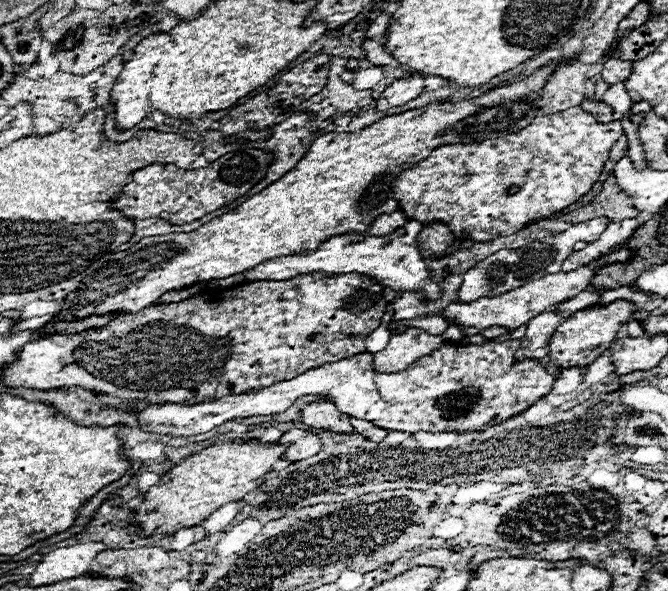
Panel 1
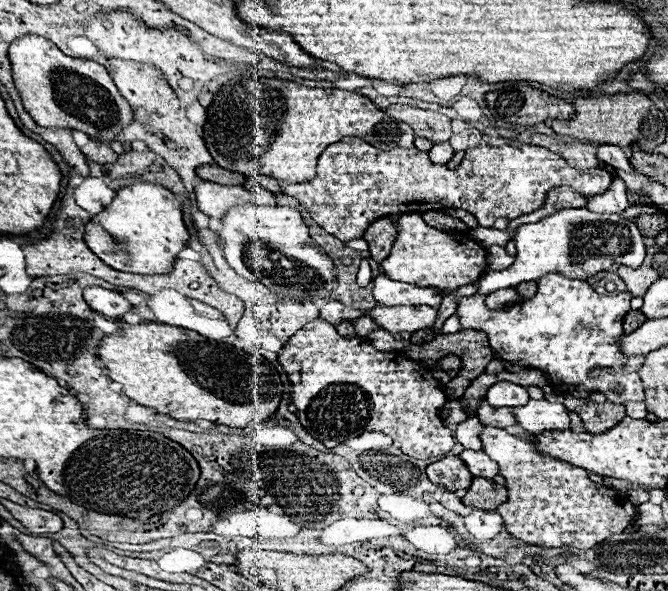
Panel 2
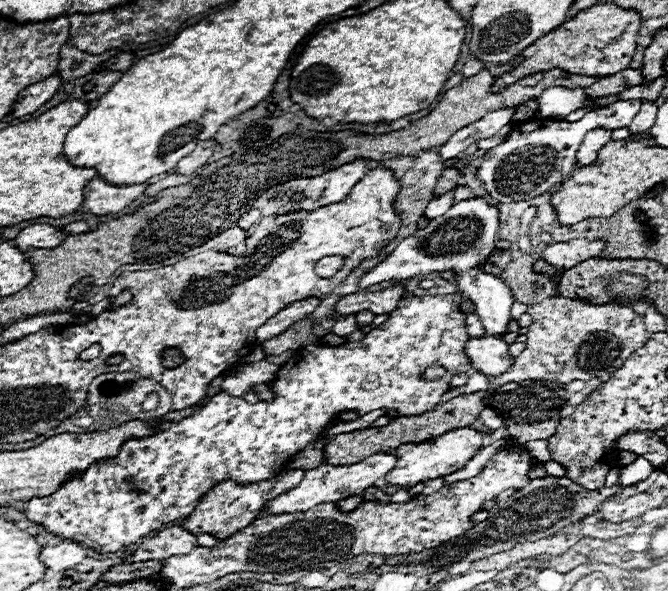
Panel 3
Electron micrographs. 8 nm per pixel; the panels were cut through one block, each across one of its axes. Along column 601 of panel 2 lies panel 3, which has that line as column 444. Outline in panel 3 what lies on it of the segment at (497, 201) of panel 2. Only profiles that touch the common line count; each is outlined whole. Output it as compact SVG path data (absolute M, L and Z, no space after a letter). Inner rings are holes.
M446 168L444 172L442 172L442 176L438 178L438 182L436 182L436 188L434 188L434 196L438 198L438 196L442 196L442 194L446 194L448 190L452 190L454 186L458 186L460 182L462 182L462 172L458 172L456 168Z

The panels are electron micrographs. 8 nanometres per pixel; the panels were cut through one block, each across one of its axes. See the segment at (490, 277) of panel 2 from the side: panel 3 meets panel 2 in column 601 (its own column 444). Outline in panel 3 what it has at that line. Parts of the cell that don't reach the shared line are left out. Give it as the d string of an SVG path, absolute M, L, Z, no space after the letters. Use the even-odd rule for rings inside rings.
M470 198L454 204L446 214L434 218L426 228L416 230L416 234L402 240L384 262L380 262L374 270L366 272L360 280L360 288L382 284L392 278L404 280L416 274L454 270L454 282L458 282L460 290L474 302L476 314L482 320L486 332L502 336L506 332L508 322L512 320L512 292L500 278L482 270L496 246L496 234L500 226L498 216L498 208L492 206L486 198Z

